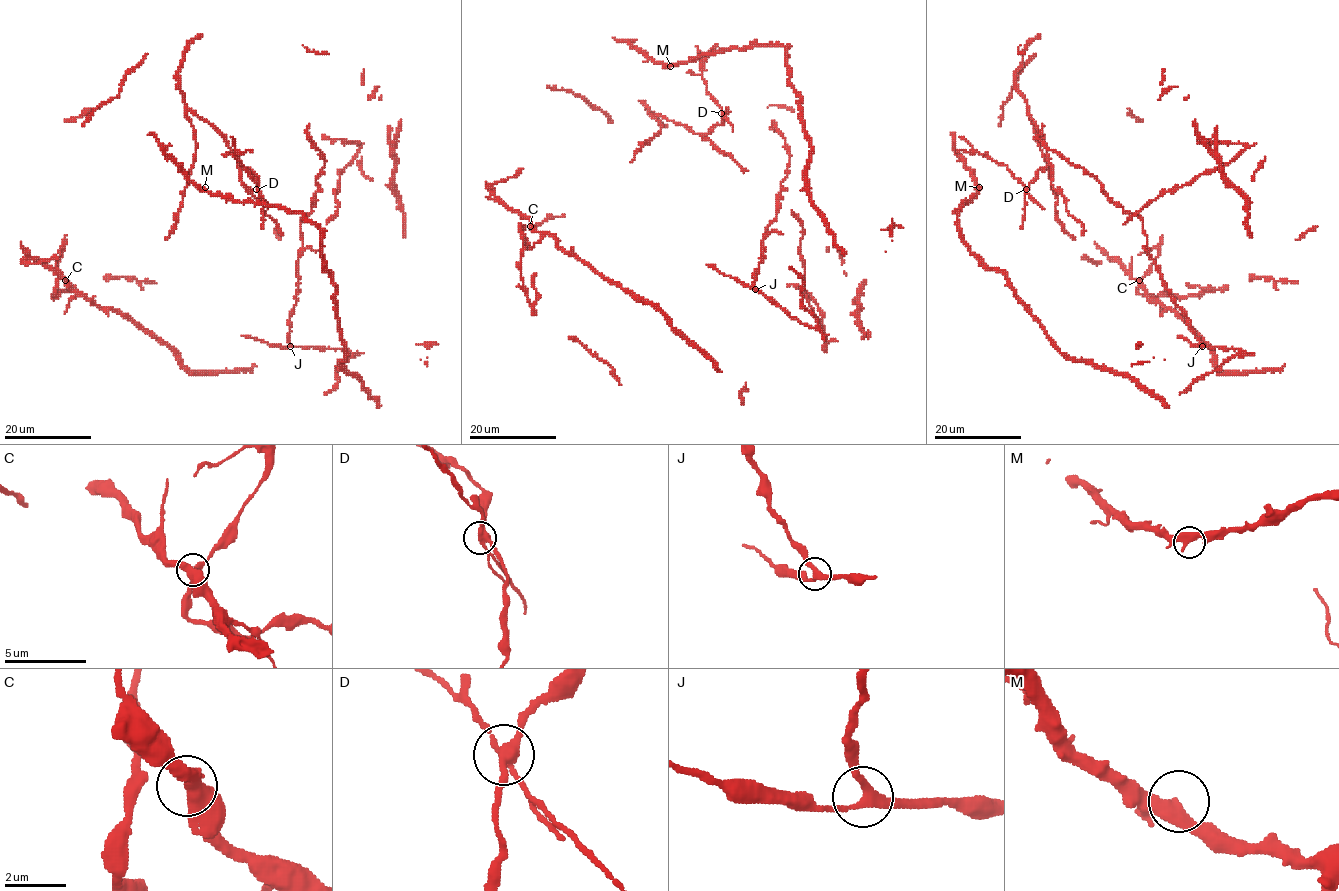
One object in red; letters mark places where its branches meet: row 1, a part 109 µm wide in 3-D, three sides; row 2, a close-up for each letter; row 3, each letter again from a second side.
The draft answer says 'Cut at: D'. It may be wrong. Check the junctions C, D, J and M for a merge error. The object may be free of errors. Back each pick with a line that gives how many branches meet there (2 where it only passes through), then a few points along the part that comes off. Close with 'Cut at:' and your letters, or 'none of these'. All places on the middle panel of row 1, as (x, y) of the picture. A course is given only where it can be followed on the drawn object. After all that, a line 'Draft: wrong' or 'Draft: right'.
D: 4 | (721, 113), (701, 76), (704, 60), (718, 44)
Cut at: D
Draft: right

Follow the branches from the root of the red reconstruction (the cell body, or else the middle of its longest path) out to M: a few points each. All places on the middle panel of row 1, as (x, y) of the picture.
M: (812, 199), (806, 177), (811, 141), (804, 131), (800, 98), (790, 83), (785, 47), (722, 49), (670, 66)

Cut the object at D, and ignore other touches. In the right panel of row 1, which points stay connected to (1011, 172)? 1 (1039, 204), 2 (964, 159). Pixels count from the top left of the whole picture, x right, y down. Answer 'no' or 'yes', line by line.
1: yes
2: no

